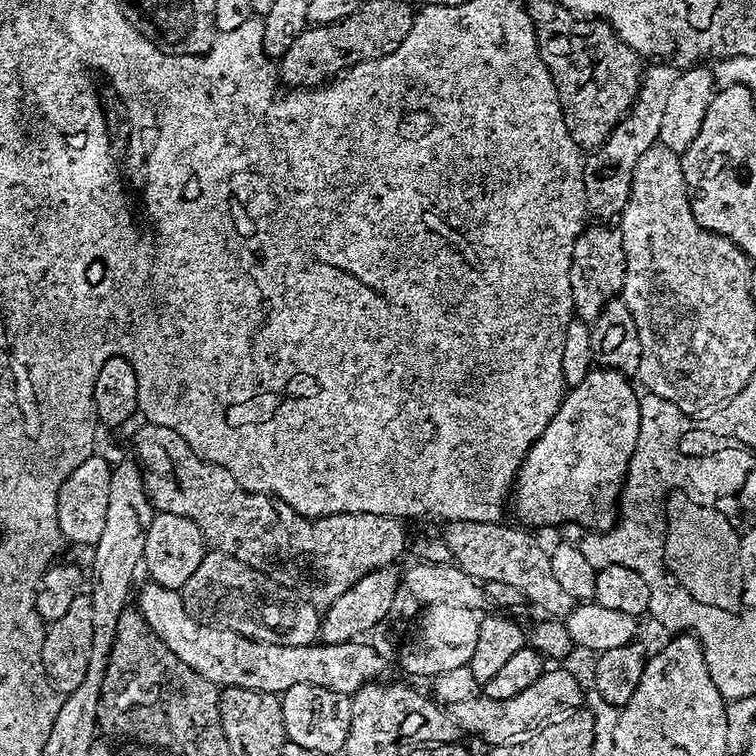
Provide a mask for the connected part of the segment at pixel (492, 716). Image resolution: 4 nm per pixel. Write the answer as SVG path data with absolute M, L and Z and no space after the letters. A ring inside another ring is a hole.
M564 658L541 659L540 666L525 677L520 690L506 699L494 699L489 696L478 698L460 698L451 703L454 718L461 731L474 734L490 746L510 741L527 732L537 732L561 720L567 720L580 714L580 711L597 697L598 686L595 681L586 682L583 673L567 665Z

